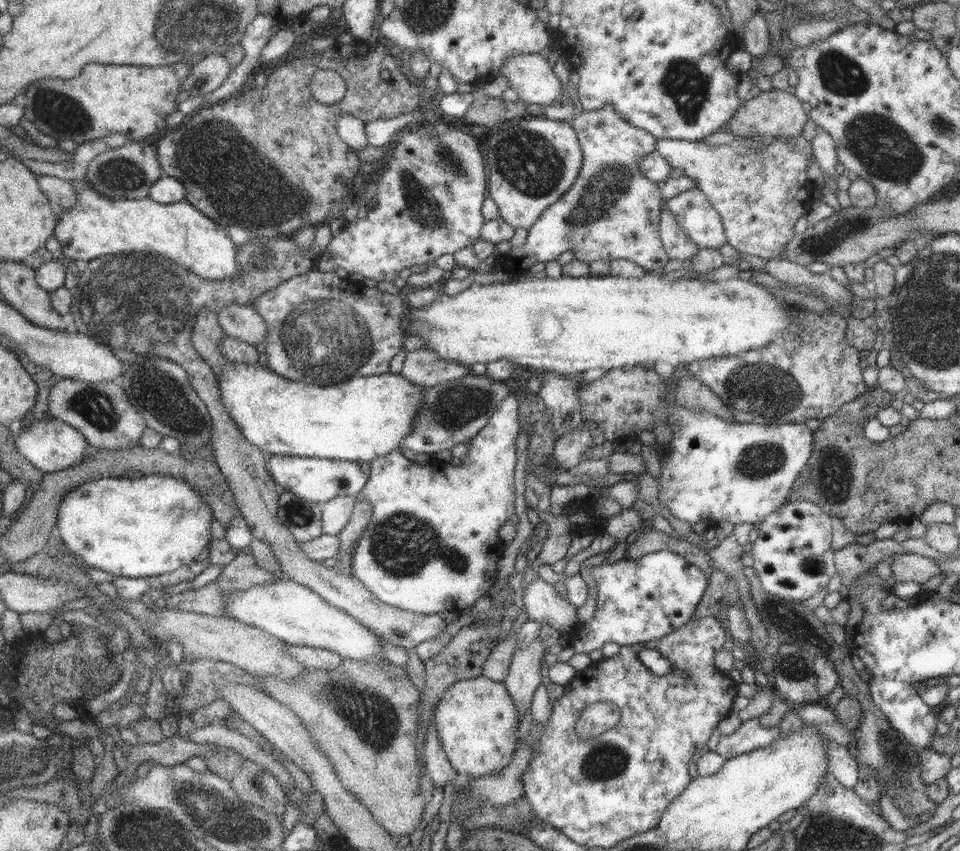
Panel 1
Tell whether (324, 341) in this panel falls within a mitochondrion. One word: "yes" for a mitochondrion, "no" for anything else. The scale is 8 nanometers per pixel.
yes

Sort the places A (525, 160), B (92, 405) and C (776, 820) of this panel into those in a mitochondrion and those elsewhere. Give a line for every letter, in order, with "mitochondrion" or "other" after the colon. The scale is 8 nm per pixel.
A: mitochondrion
B: mitochondrion
C: other

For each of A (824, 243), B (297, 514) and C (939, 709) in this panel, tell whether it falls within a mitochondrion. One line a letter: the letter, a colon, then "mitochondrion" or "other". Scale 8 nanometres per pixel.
A: mitochondrion
B: mitochondrion
C: other

